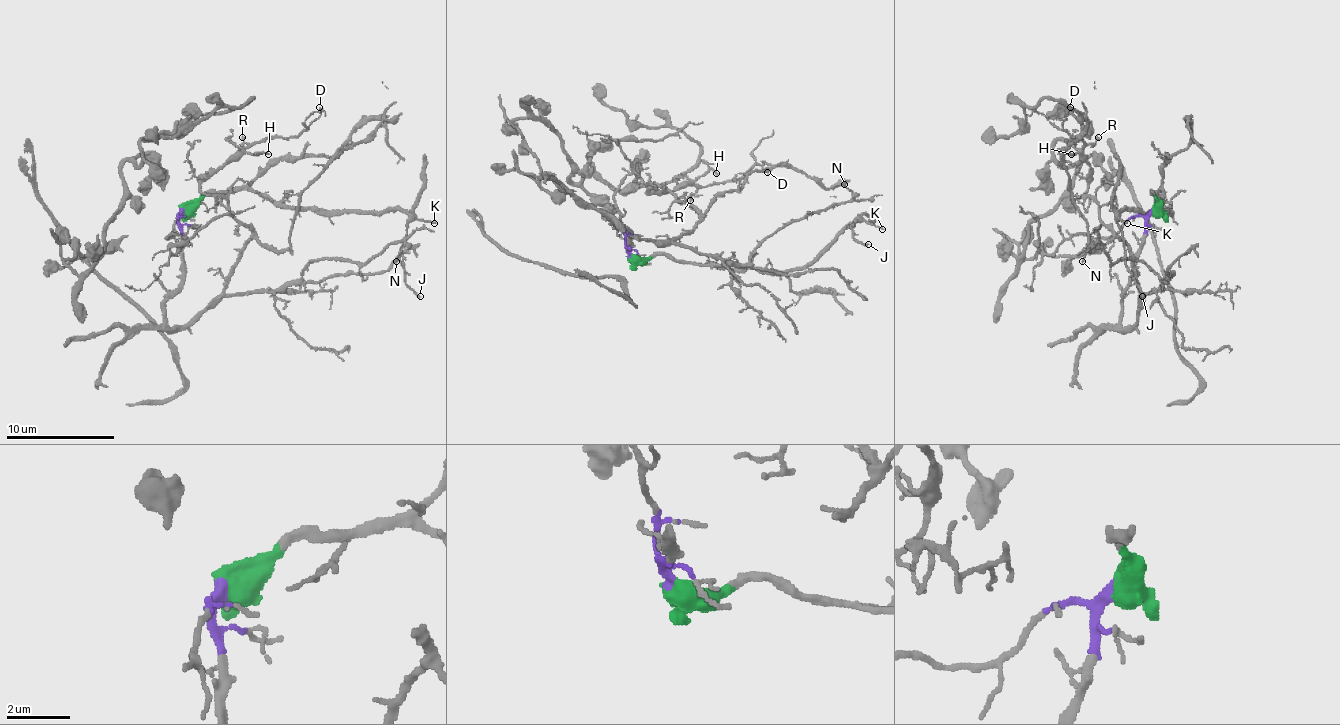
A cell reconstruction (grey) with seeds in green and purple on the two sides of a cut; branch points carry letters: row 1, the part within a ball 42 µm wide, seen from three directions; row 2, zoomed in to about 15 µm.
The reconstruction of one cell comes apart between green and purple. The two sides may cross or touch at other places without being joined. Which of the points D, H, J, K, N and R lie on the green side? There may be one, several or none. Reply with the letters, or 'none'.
J, K

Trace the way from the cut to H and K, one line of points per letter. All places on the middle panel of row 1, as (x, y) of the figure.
H: (629, 255), (629, 234), (613, 223), (643, 239), (673, 239), (700, 215), (648, 190), (670, 193), (716, 174)
K: (629, 255), (673, 255), (678, 261), (692, 263), (793, 272), (809, 266), (850, 225), (863, 220), (882, 228)

